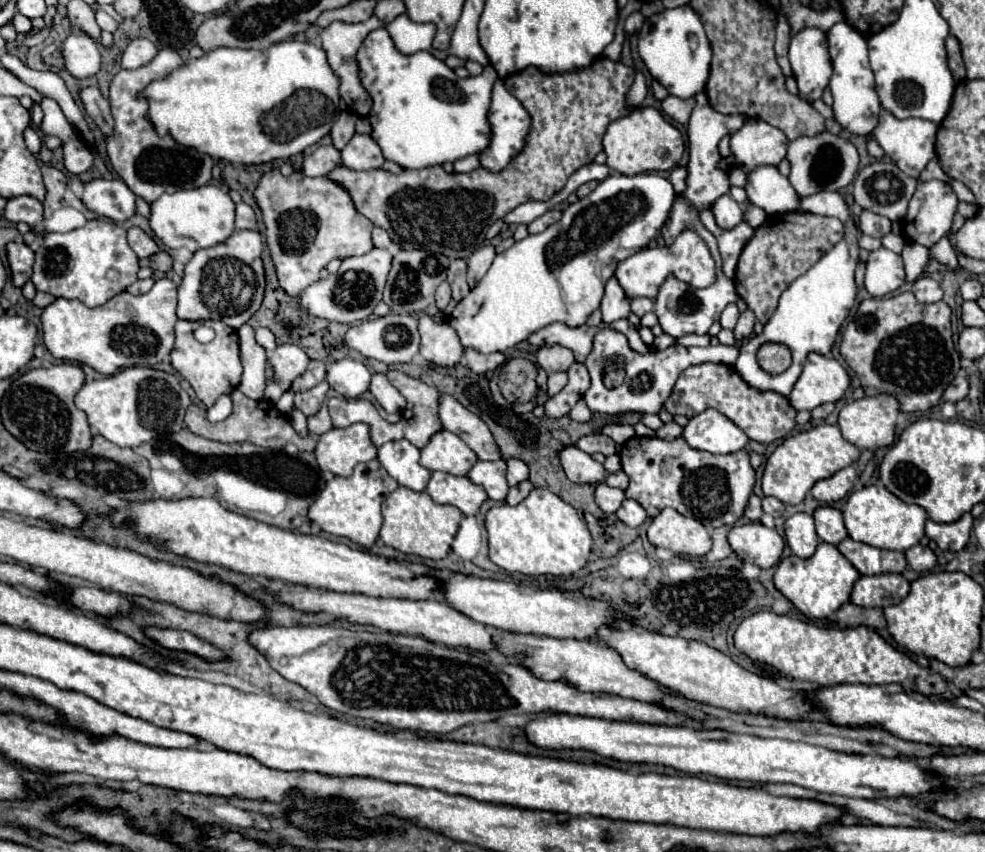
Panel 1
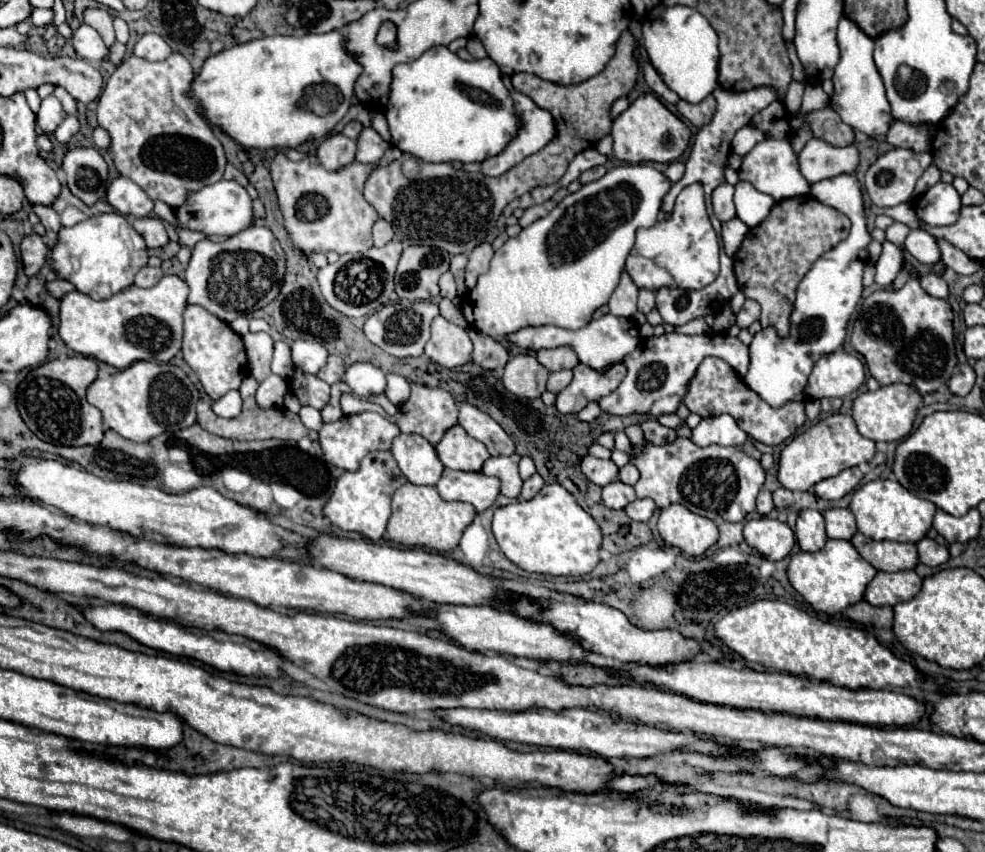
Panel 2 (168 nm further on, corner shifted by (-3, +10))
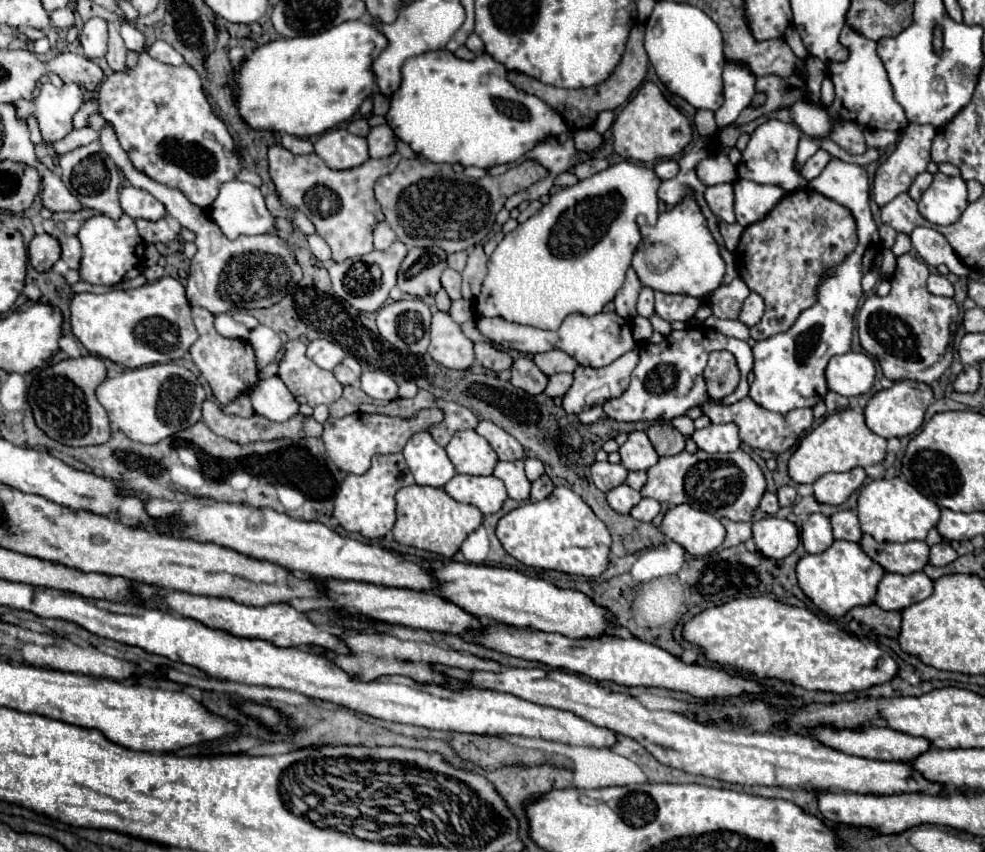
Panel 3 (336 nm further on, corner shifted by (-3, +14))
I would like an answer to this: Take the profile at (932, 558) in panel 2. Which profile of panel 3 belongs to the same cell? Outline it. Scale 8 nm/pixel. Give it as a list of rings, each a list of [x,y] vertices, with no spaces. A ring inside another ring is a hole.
[[[939,543],[939,545],[931,547],[931,559],[929,559],[929,563],[937,565],[937,567],[945,567],[951,561],[955,561],[957,557],[959,555],[955,553],[955,549],[949,543]]]

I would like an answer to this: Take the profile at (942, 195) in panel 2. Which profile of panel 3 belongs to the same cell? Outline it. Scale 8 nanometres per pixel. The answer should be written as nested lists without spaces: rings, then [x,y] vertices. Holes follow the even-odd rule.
[[[937,171],[933,183],[919,201],[919,213],[933,225],[953,225],[967,205],[963,177],[947,177]]]

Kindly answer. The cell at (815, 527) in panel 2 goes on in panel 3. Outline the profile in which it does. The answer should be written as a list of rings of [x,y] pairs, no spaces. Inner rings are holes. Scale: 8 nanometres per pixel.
[[[821,513],[809,515],[807,523],[803,523],[801,527],[801,541],[807,553],[823,553],[825,549],[829,549],[829,545],[835,541],[829,519]]]

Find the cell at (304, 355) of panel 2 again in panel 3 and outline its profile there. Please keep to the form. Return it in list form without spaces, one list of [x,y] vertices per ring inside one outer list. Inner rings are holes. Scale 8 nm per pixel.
[[[315,339],[307,347],[307,357],[311,357],[321,369],[333,371],[345,359],[345,351],[337,343],[331,343],[325,339]]]

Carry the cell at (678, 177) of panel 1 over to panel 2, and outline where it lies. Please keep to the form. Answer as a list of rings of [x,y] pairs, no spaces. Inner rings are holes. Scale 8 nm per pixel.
[[[673,161],[673,163],[669,163],[665,175],[671,179],[671,183],[677,183],[683,177],[683,171],[685,171],[685,165],[681,161]]]

